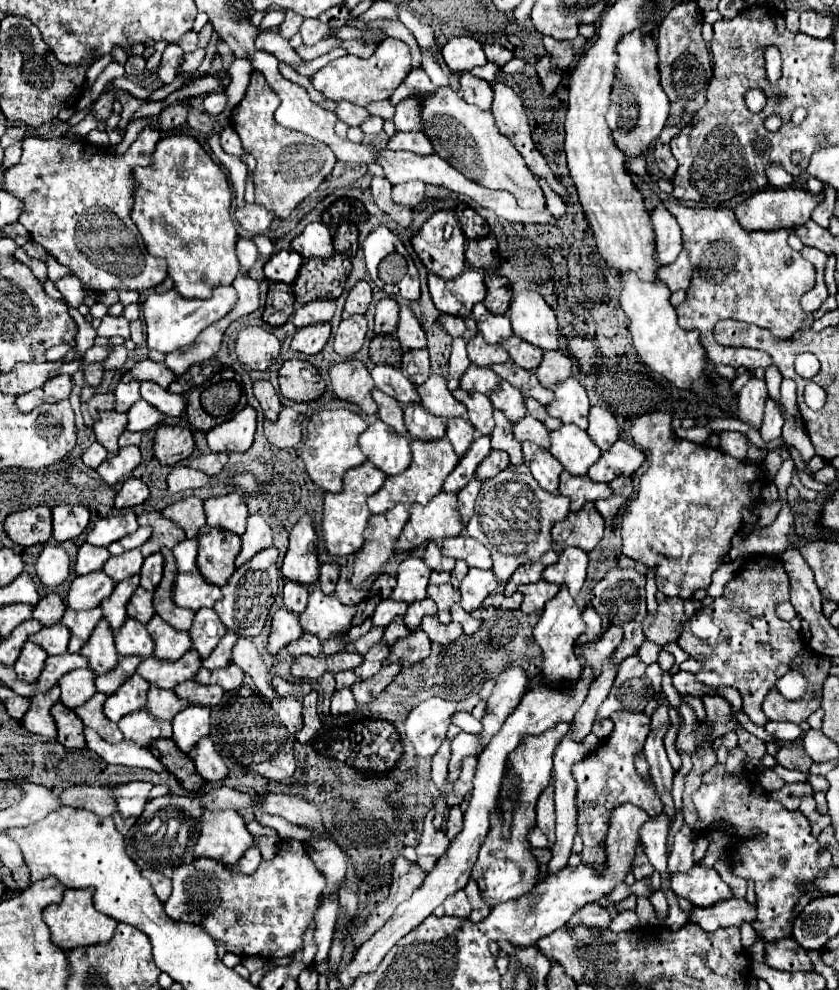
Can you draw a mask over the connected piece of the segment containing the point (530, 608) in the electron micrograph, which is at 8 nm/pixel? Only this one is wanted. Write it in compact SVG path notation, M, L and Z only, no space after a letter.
M537 581L531 585L521 585L519 591L525 595L525 599L521 603L523 613L543 613L545 603L559 593L559 585L553 585L547 581Z

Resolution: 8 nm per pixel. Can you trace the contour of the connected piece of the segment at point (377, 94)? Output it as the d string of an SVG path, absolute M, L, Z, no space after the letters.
M389 37L375 49L375 53L369 59L361 59L355 55L339 57L335 61L331 61L329 65L325 65L323 69L319 69L317 73L313 73L309 79L311 79L313 87L317 91L323 91L329 99L333 99L333 101L347 99L347 101L363 107L371 101L387 99L401 85L401 81L409 75L411 69L413 69L411 51L409 51L407 43Z

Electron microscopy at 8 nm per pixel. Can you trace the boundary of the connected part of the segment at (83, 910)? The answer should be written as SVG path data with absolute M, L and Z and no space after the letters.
M65 889L63 901L59 905L51 905L43 911L43 921L51 929L51 941L61 947L63 951L71 951L75 947L83 945L95 945L95 943L107 943L113 937L113 931L117 927L117 921L99 913L93 907L91 889Z

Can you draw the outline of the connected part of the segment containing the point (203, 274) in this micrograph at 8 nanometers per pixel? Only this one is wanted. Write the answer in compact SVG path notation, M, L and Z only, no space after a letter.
M169 135L157 143L153 163L149 167L137 167L135 177L139 179L139 187L133 193L135 205L131 219L143 235L147 251L167 261L167 273L175 283L175 291L185 299L207 299L215 287L231 285L241 269L235 255L237 229L231 219L233 193L225 173L211 155L189 135Z

